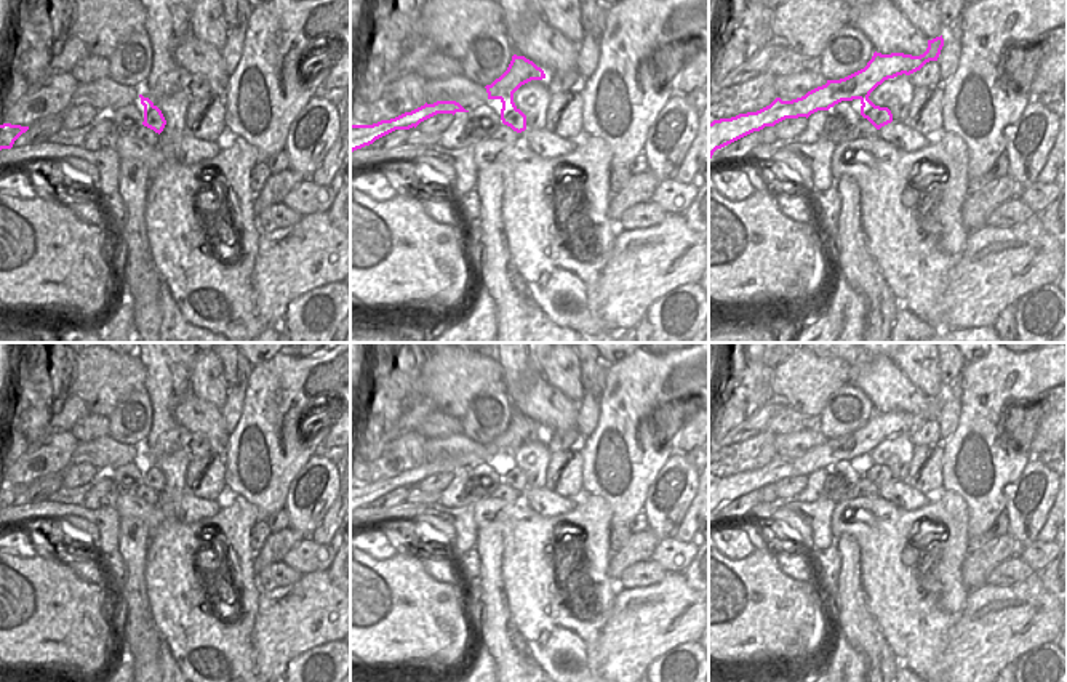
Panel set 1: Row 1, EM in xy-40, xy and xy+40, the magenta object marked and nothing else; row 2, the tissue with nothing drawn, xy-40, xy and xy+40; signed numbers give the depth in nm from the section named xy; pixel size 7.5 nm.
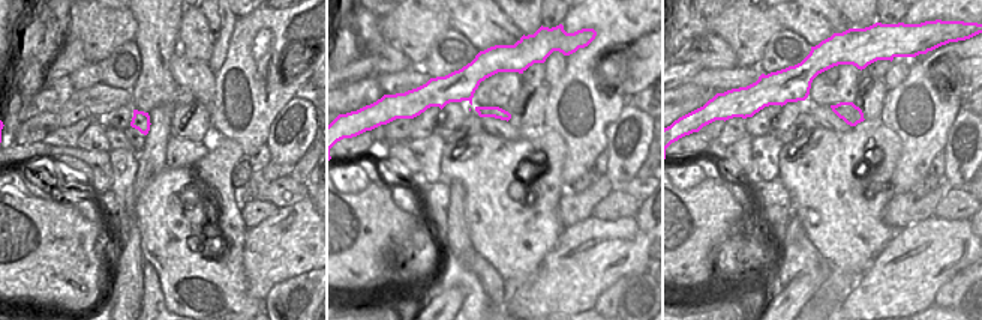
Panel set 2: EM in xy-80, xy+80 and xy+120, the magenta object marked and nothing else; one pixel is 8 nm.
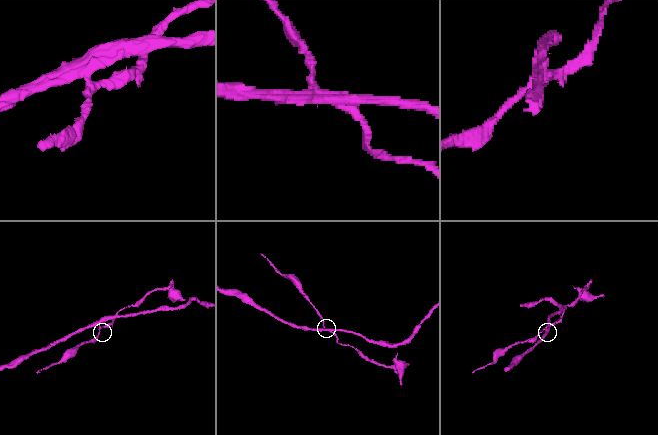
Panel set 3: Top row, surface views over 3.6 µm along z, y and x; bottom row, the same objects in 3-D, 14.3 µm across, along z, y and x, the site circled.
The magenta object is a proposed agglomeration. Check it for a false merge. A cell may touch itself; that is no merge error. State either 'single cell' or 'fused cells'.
fused cells

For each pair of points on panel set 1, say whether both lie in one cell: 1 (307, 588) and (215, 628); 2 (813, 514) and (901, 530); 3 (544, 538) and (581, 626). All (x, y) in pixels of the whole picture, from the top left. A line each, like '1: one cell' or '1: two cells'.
1: two cells
2: two cells
3: one cell

